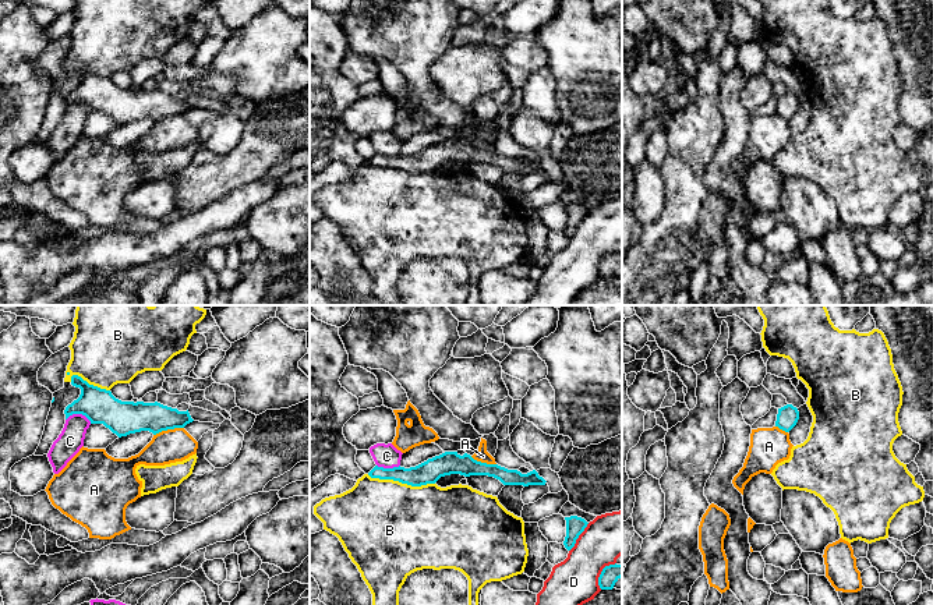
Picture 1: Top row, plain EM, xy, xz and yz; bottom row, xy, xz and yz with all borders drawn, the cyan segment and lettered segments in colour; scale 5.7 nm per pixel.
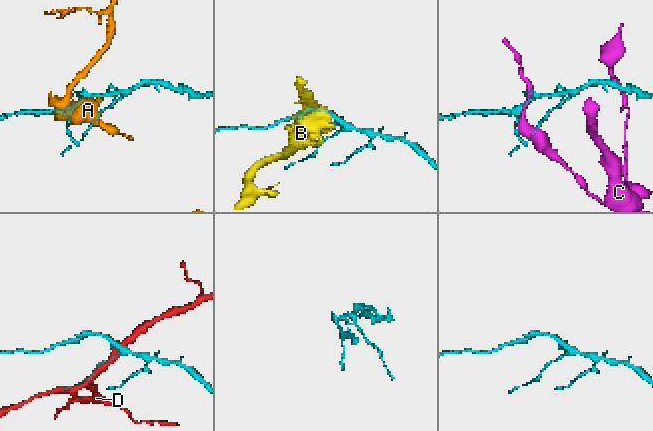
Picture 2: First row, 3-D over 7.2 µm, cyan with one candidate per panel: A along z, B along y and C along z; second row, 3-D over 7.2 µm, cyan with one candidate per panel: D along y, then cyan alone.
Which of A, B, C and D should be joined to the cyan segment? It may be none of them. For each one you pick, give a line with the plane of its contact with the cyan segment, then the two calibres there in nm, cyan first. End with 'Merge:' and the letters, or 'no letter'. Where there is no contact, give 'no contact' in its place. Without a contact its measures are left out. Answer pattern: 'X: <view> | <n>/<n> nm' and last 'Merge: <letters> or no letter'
Merge: no letter

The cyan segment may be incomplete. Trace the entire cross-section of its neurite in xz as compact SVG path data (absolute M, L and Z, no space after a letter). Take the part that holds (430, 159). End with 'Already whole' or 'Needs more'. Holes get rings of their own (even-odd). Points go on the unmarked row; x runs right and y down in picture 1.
M445 139L439 144L428 146L427 149L404 156L393 155L384 156L375 153L368 163L379 167L393 167L411 174L421 174L435 171L441 164L460 162L470 163L488 163L499 167L503 173L545 173L545 167L538 163L536 158L522 162L517 158L508 158L498 152L487 152L474 148L470 142L460 144L457 139Z. Already whole

